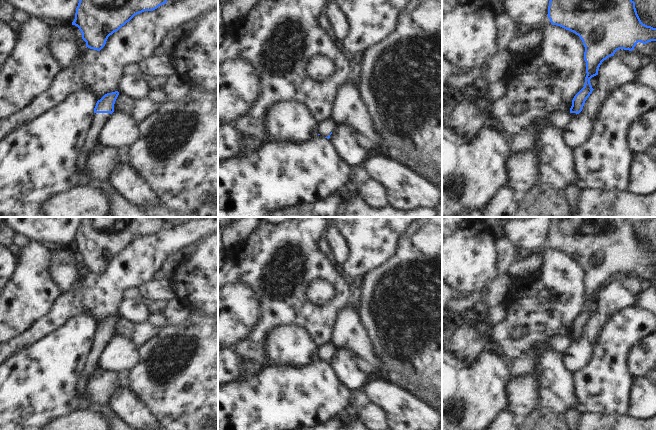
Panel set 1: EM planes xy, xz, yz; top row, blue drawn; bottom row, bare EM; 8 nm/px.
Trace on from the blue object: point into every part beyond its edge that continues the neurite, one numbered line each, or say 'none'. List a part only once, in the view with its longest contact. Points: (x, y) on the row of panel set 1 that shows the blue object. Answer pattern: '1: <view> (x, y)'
1: xy (120, 207)

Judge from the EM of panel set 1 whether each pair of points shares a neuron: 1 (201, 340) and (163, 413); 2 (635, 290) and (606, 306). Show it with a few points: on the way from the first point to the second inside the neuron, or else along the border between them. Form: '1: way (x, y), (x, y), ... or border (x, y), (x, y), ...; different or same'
1: way (201, 358), (201, 364), (185, 380), (181, 395); same
2: border (622, 283), (635, 298); different

